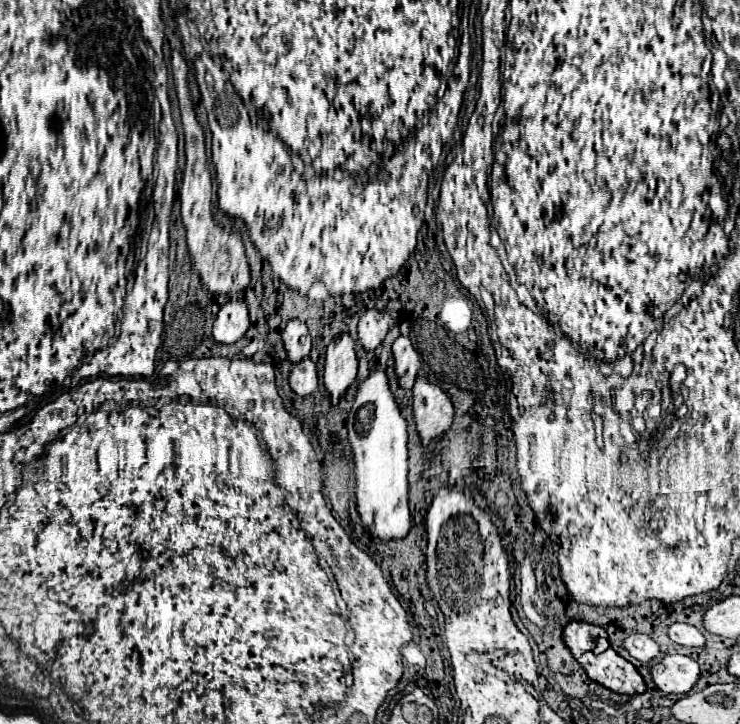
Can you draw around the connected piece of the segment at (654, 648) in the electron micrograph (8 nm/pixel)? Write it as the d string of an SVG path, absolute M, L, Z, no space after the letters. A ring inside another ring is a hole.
M634 633L630 637L624 639L624 647L628 649L628 653L642 661L642 663L648 663L652 661L658 653L660 653L660 647L656 641L652 641L648 635L640 635L640 633Z

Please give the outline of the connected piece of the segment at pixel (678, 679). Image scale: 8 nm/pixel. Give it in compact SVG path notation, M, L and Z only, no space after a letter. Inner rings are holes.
M666 655L658 665L652 667L650 673L660 691L684 695L696 685L700 667L686 655Z

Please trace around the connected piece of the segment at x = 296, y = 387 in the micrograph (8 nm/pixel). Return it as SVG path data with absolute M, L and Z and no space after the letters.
M310 357L300 361L292 373L290 373L290 387L298 395L310 395L318 387L318 375L316 375L316 365L312 363Z

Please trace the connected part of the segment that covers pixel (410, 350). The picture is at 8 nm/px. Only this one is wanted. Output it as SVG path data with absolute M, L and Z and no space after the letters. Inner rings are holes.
M400 335L392 345L392 355L394 355L394 371L398 375L400 387L412 389L416 373L420 369L420 357L418 357L416 349L412 347L410 339Z

